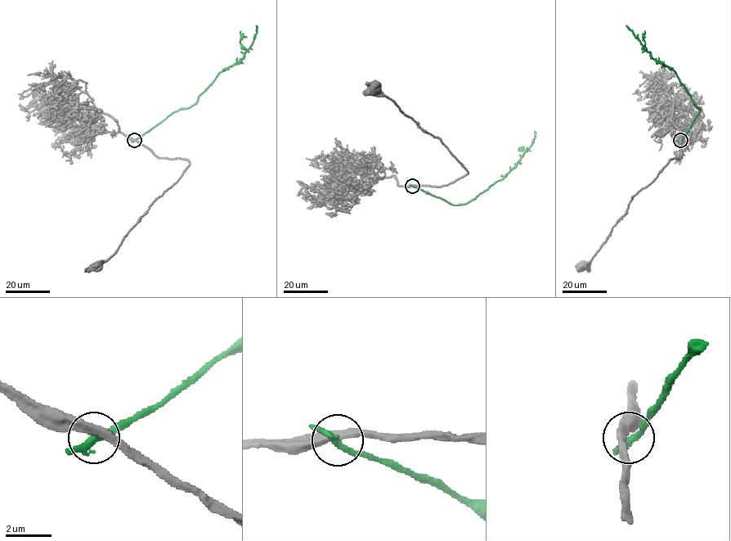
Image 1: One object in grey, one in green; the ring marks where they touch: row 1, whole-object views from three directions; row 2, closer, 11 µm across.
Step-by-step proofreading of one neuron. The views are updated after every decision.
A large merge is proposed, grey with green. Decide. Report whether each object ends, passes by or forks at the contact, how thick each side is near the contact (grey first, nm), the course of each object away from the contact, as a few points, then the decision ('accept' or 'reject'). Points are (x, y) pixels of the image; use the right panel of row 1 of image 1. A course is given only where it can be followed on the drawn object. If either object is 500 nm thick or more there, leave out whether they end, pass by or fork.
grey passes by; green passes by; 360 nm thick on the grey side, 280 nm on the other; grey runs (680, 140), (681, 158), (671, 159), (651, 182), (634, 196), (627, 211), (612, 227), (599, 250), (581, 266); green runs (680, 140), (700, 109), (676, 73), (656, 60), (625, 25); reject

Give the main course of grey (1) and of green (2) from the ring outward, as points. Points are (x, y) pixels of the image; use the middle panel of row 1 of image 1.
1: (412, 186), (446, 186), (464, 177), (468, 171), (439, 138), (424, 132), (375, 86)
2: (412, 186), (453, 205), (467, 204), (502, 179), (513, 168), (531, 145), (534, 131)

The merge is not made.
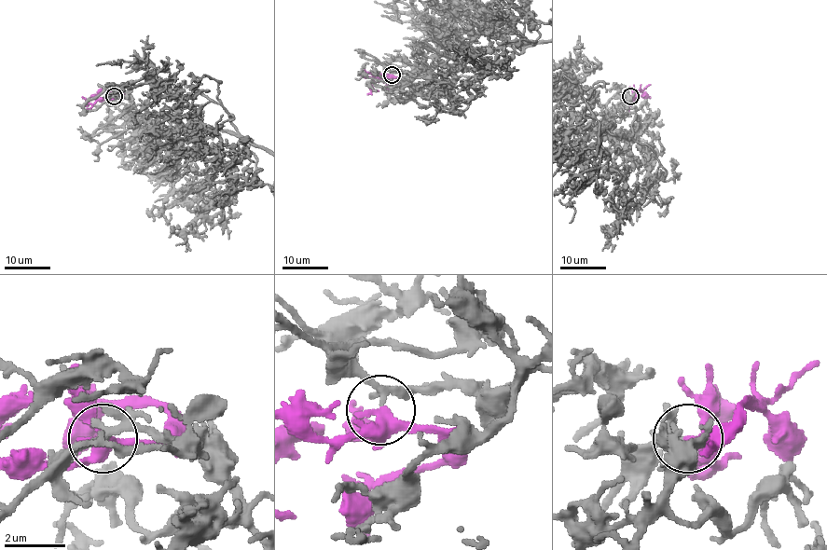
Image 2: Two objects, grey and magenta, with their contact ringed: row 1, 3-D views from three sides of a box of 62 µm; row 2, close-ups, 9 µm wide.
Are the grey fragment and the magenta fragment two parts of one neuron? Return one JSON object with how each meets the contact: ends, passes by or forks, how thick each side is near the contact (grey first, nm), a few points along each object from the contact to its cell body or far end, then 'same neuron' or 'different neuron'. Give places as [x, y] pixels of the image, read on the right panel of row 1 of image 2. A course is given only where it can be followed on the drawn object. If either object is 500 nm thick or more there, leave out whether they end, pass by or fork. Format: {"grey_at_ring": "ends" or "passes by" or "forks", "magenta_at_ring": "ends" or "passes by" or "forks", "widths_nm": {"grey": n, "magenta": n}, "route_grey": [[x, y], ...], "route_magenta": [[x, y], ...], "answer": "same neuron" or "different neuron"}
{"grey_at_ring": "passes by", "magenta_at_ring": "forks", "widths_nm": {"grey": 190, "magenta": 320}, "route_magenta": [[630, 95], [632, 99], [640, 95], [650, 98]], "answer": "same neuron"}

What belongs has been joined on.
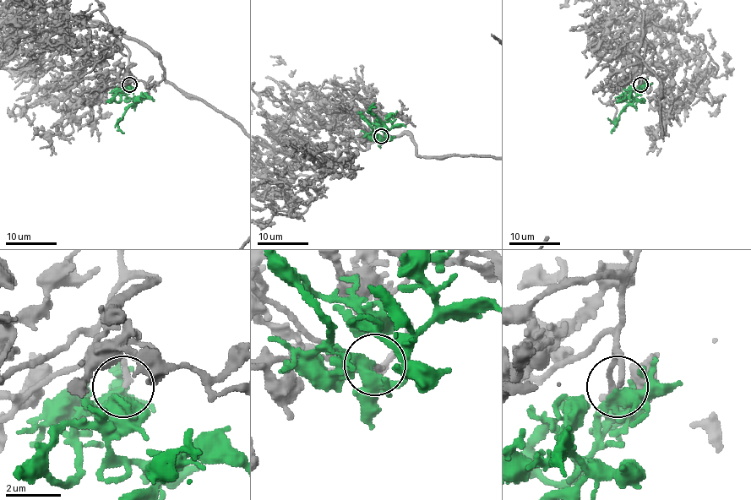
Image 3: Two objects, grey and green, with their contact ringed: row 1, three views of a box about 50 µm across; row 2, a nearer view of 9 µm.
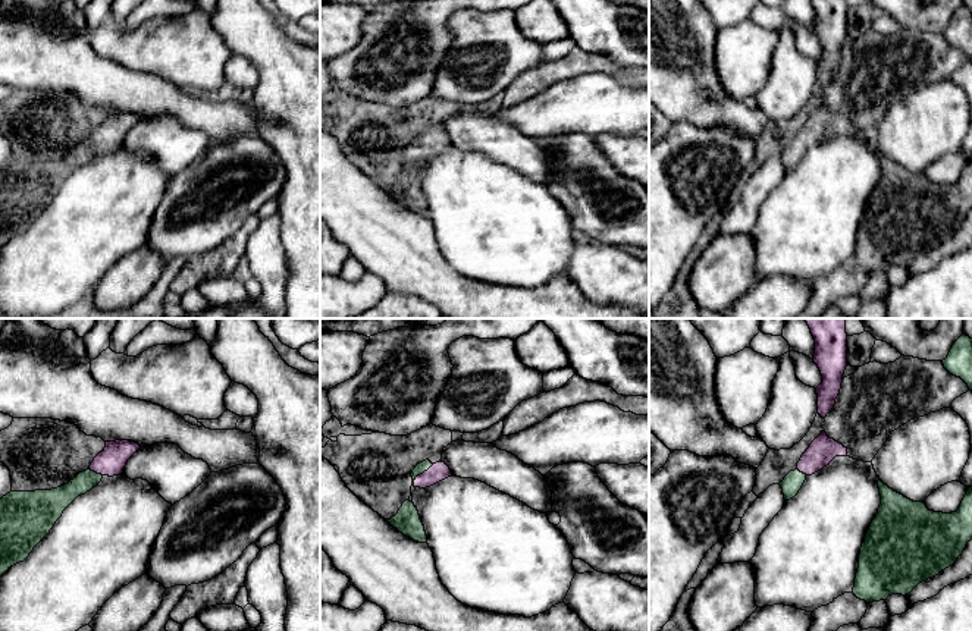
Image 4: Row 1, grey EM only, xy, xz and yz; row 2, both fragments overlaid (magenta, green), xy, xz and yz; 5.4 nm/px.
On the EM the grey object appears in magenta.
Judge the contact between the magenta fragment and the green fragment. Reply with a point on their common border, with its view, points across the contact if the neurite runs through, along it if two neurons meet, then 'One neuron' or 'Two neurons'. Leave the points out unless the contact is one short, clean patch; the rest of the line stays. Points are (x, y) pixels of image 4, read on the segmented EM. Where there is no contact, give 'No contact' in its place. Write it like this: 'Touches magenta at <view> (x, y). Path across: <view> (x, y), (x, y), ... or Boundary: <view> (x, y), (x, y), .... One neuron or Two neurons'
Touches magenta at xz (425, 471). Path across: xz (438, 471), (425, 471), (425, 465). One neuron

